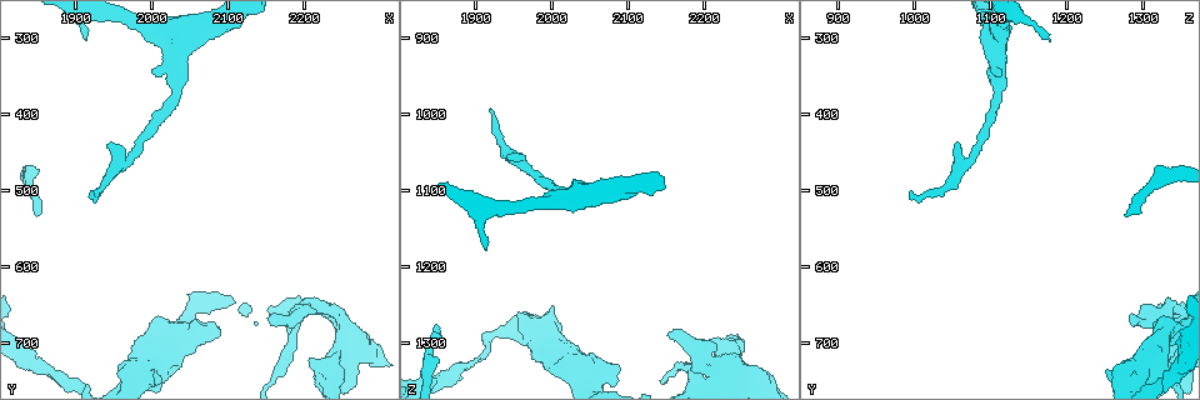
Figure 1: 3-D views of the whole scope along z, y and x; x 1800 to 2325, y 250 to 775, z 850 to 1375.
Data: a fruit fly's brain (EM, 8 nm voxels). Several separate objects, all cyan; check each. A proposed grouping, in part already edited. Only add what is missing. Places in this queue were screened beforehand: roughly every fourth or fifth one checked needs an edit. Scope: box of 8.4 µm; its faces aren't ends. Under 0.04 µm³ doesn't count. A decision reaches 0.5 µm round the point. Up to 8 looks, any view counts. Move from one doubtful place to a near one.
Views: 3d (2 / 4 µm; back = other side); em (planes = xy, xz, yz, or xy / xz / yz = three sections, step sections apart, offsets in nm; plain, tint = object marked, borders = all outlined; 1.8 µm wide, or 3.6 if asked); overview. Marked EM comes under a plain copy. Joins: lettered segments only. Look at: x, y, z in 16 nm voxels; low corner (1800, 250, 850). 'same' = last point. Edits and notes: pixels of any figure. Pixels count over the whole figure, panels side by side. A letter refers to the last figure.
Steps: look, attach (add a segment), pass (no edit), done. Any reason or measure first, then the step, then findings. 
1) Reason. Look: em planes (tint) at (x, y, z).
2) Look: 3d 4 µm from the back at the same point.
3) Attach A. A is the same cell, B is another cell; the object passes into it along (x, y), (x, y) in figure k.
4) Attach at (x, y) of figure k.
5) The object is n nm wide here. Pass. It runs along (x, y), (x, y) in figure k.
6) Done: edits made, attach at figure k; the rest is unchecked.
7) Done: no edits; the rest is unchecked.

Look: em yz step 16 (borders) at (1910, 305, 1180).

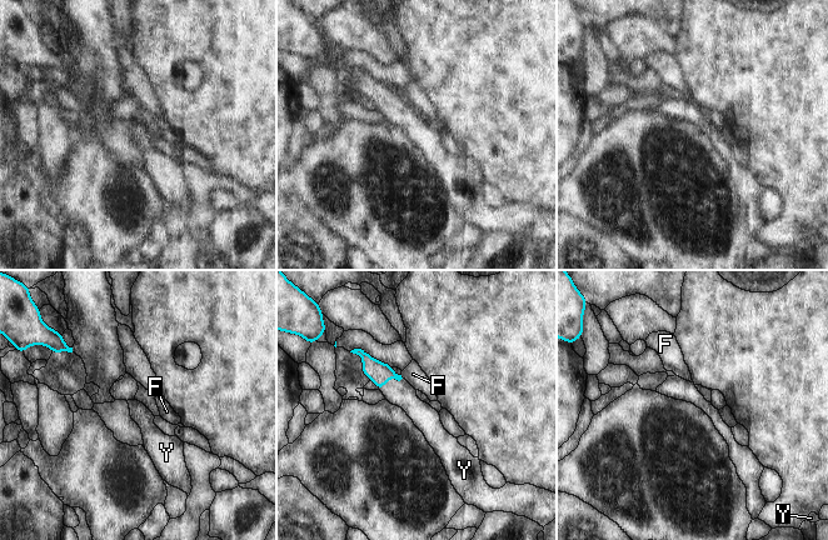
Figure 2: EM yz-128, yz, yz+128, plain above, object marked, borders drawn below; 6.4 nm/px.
Cut it another way. Look: em planes (borders) at the same point.

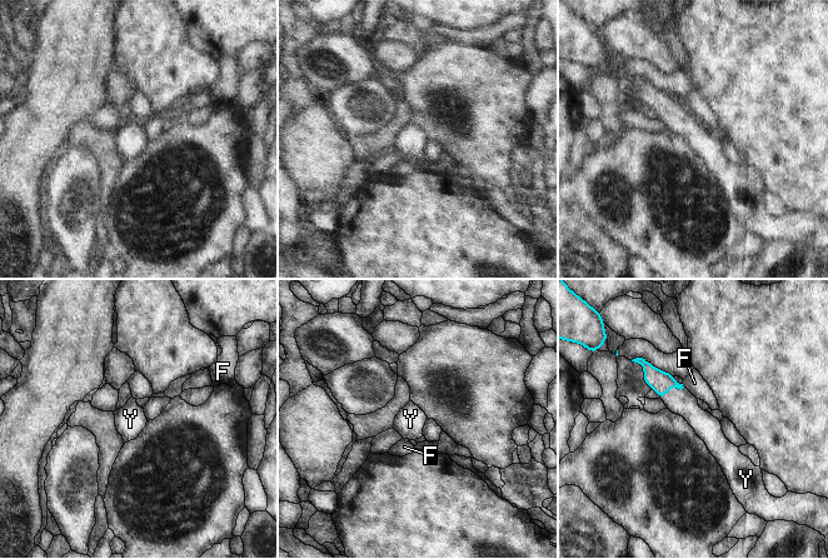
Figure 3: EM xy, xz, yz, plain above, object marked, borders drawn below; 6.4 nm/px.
Attach Y. Y is the same cell, F is another cell; the neuron continues.

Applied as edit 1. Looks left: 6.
Look: overview.

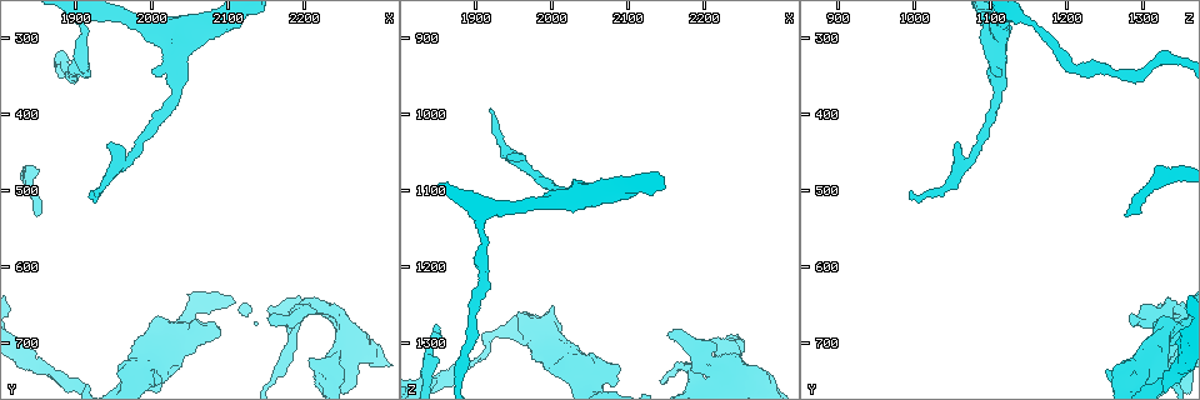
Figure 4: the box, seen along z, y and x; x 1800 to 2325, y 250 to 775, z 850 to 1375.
An open end. Look: em xz step 4 (borders) at (1995, 340, 1110).

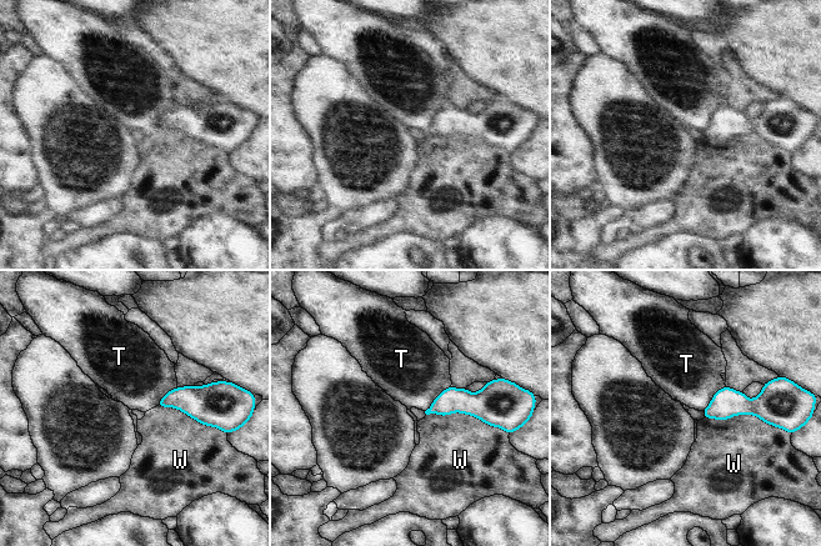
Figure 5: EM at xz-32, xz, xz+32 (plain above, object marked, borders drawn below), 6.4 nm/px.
Pass. T and W are other cells; a border runs along (450, 385), (425, 411) in figure 5; none of them fits.

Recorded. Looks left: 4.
Tapers out. Look: 3d 2 µm at (1945, 440, 1055).

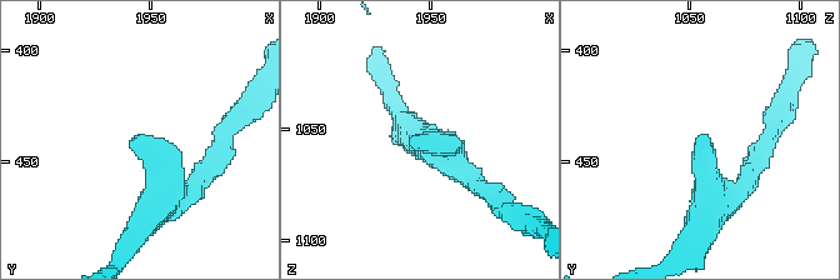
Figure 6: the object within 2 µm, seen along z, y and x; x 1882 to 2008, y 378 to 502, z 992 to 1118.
Look: em 3.6 µm yz step 4 (borders) at (1946, 438, 1059).

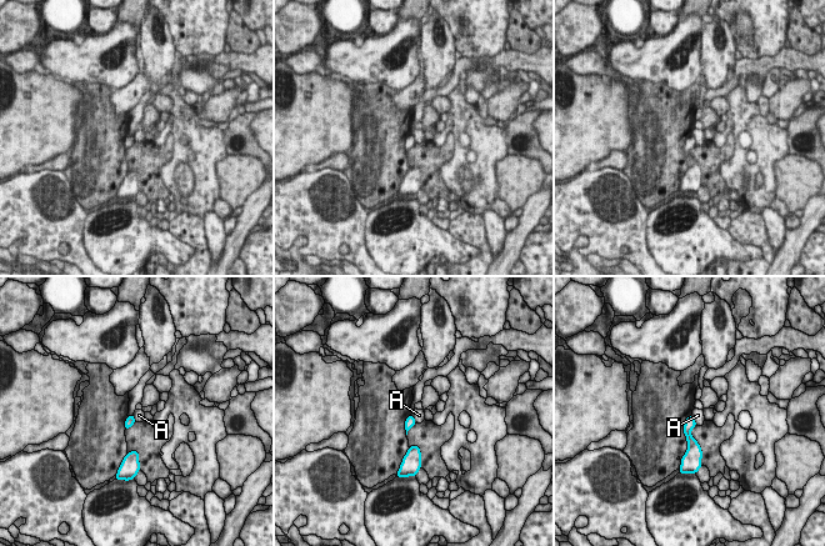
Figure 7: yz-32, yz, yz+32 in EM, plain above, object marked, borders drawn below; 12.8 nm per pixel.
Cut it another way. Look: em 3.6 µm planes (borders) at the same point.

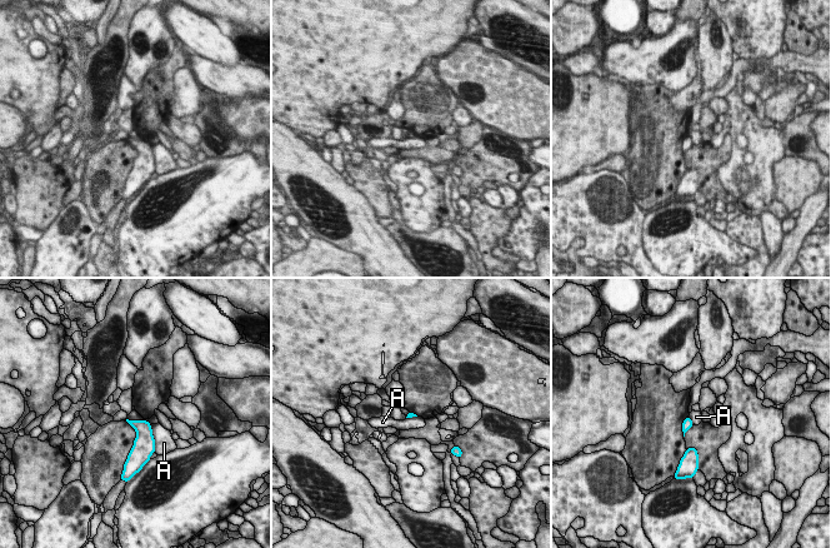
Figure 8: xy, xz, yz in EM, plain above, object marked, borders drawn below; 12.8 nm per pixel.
Pass. A is another cell; a border runs along (150, 424), (155, 452) in figure 8; none of them fits.

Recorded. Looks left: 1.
Done: edits made, attach at figure 3; the rest is unchecked.

